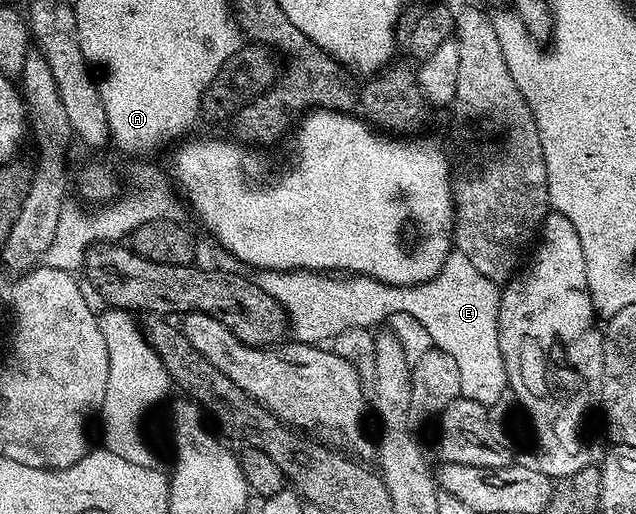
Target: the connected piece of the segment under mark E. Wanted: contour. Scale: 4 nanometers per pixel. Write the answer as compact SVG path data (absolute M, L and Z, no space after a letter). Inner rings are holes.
M458 249L452 250L451 256L441 265L439 275L428 283L418 283L412 287L394 287L368 275L354 277L336 277L331 273L317 271L263 271L257 282L269 297L276 299L287 312L290 330L295 331L294 338L300 343L322 344L322 339L333 341L345 329L366 327L375 329L378 323L386 321L390 315L408 315L423 326L423 331L432 339L438 350L449 353L453 361L457 361L457 369L461 373L460 396L477 401L482 407L493 408L493 419L496 424L503 423L514 411L517 411L515 392L509 389L505 361L501 357L501 341L499 340L499 296L500 288L485 273L477 273L473 261L465 257Z

